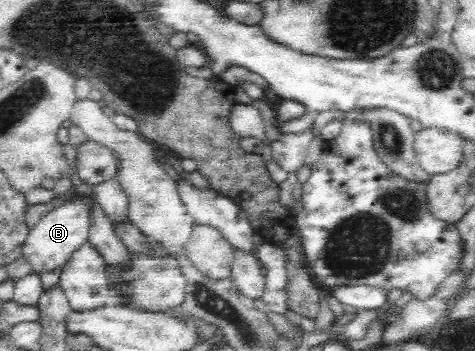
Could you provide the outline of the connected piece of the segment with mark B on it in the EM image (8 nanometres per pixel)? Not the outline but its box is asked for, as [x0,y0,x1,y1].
[20,198,89,274]

